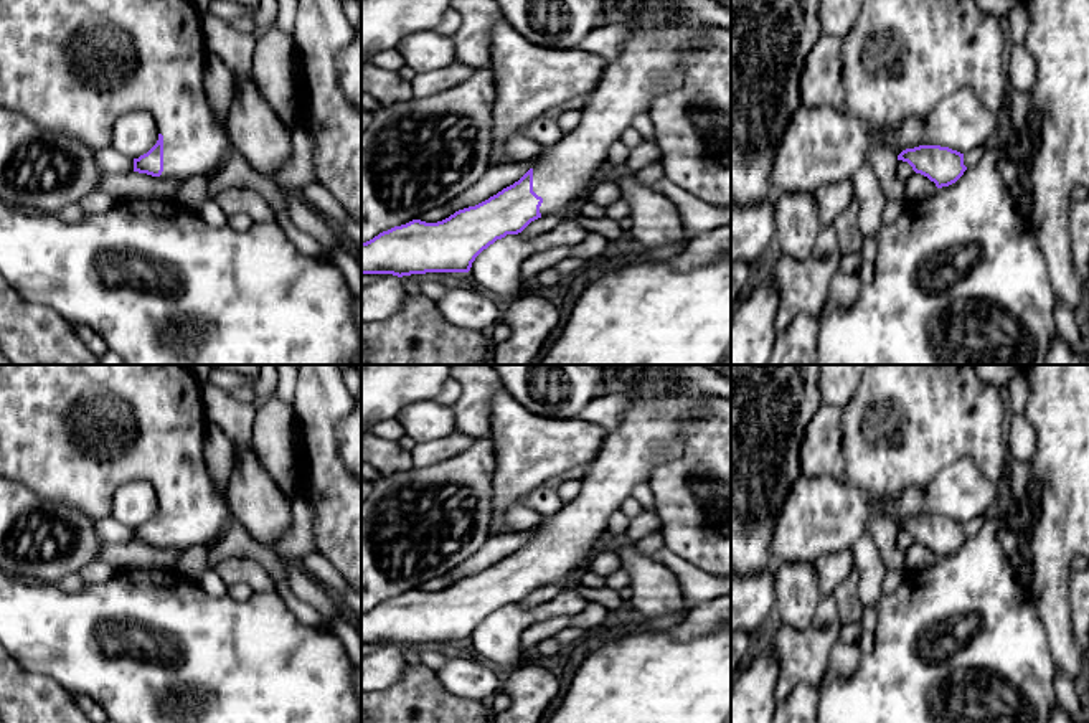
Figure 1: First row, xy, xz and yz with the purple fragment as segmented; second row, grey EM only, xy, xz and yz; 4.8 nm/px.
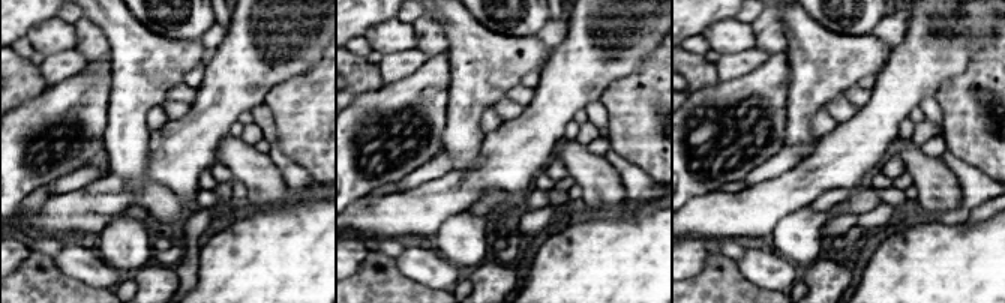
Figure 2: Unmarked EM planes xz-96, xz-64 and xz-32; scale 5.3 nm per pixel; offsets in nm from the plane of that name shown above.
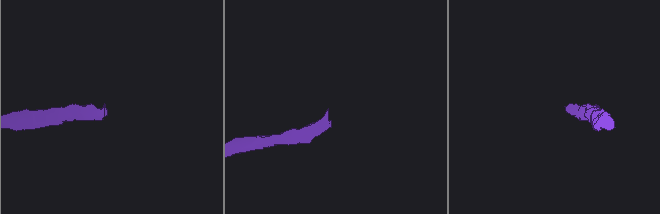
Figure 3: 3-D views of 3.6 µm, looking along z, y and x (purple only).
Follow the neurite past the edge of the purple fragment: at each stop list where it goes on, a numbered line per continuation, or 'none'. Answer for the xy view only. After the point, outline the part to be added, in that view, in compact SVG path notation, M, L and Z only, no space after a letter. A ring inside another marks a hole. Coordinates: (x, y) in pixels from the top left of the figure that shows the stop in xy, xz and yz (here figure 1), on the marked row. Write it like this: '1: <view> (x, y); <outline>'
1: xy (76, 66); M0 0L0 107L25 114L48 130L78 139L96 150L112 145L112 129L124 116L137 109L148 111L163 135L163 172L160 177L190 178L211 175L224 162L231 144L224 127L214 119L205 91L206 45L201 12L191 0Z

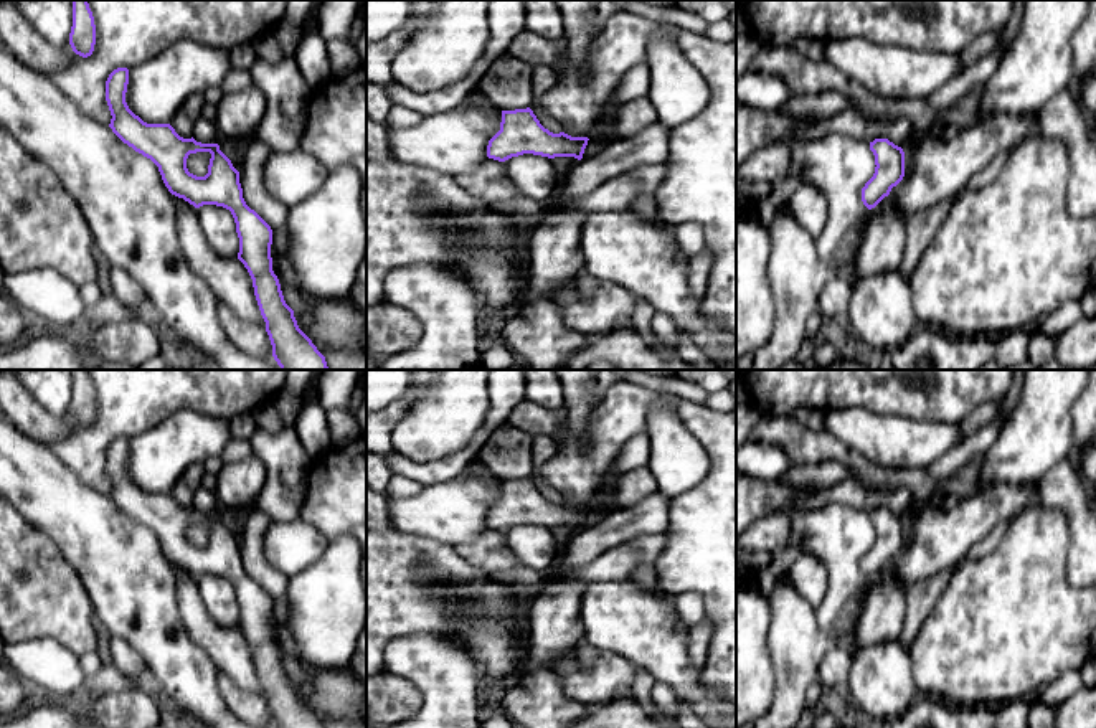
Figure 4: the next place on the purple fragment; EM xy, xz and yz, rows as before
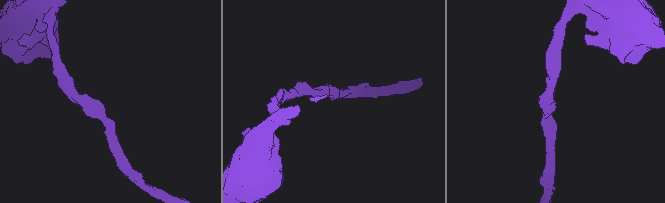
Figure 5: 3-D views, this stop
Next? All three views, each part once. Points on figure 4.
none

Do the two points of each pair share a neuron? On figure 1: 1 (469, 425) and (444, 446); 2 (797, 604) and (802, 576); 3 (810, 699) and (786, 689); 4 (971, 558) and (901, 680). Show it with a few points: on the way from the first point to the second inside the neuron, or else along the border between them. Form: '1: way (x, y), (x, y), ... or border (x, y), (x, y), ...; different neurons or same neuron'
1: border (456, 430), (476, 438); different neurons
2: way (797, 598), (797, 583); same neuron
3: border (815, 685), (799, 684), (777, 704); different neurons
4: way (961, 588), (914, 634), (913, 651); same neuron

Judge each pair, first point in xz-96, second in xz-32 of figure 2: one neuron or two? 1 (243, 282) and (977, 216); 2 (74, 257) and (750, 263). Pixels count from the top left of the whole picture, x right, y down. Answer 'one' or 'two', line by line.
1: two
2: one

